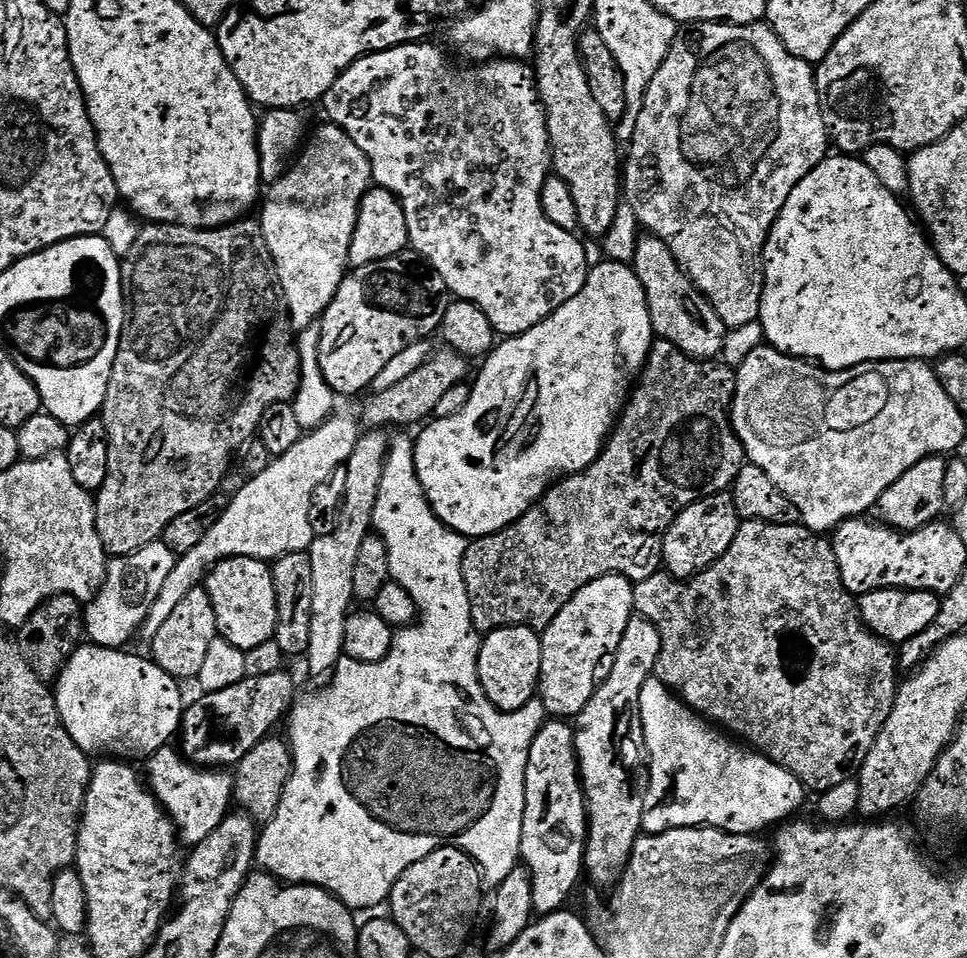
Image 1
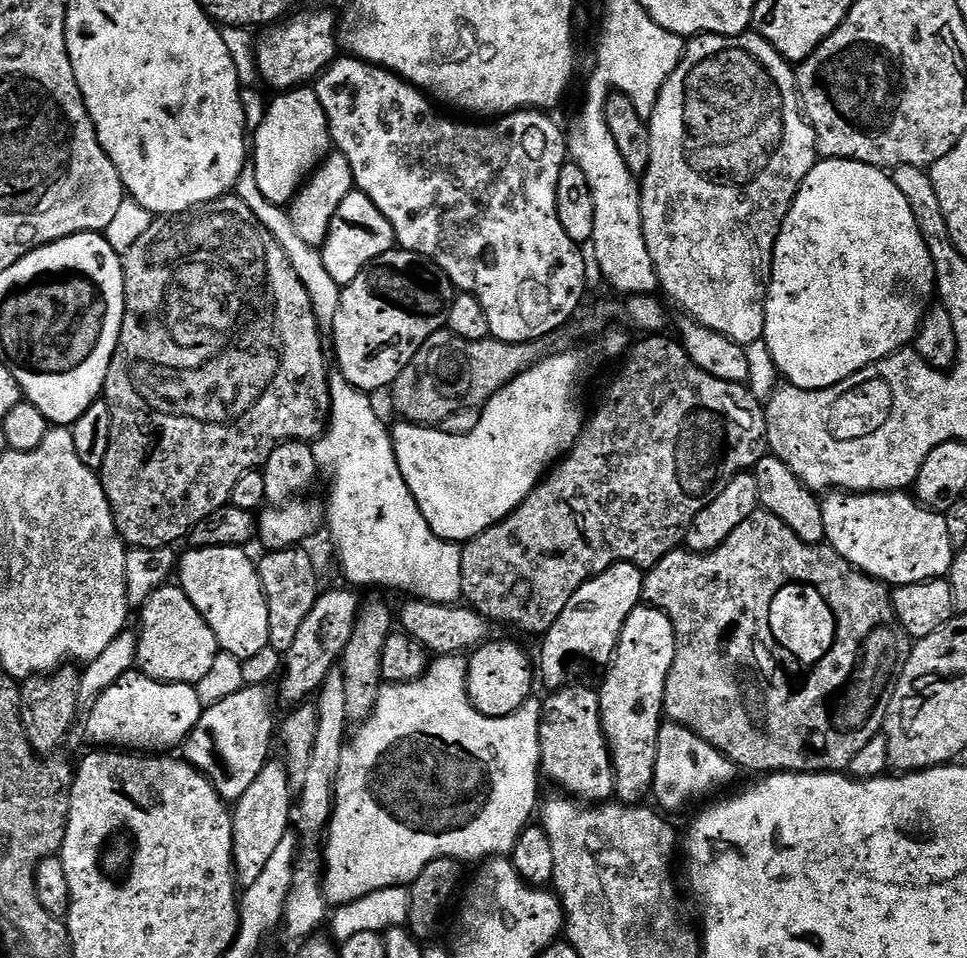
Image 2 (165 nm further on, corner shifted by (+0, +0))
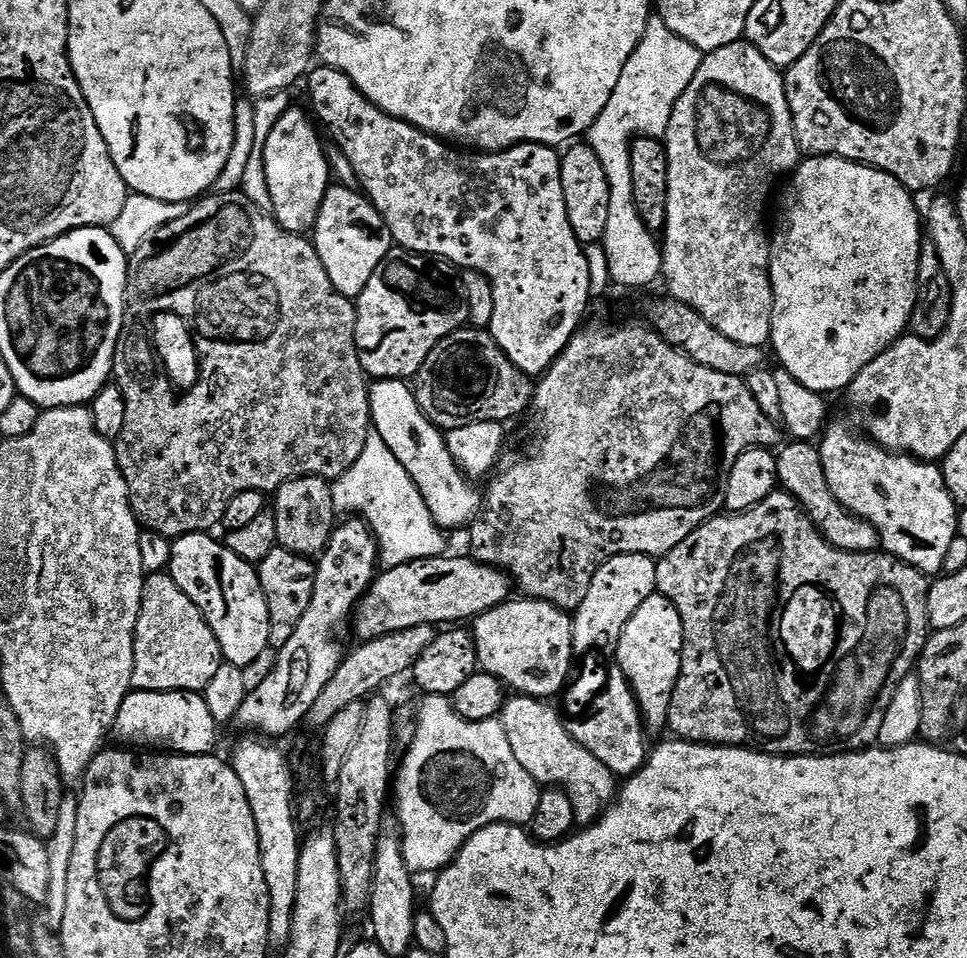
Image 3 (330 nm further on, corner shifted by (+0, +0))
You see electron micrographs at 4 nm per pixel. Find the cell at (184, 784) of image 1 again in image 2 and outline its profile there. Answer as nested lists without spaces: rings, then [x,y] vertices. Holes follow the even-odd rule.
[[[246,686],[238,690],[238,694],[221,696],[215,702],[203,709],[200,713],[200,721],[196,723],[195,730],[188,735],[188,739],[182,745],[182,756],[192,767],[197,768],[203,776],[212,783],[214,790],[225,802],[235,802],[250,790],[254,778],[262,774],[265,764],[270,759],[268,751],[272,748],[272,736],[277,735],[278,720],[272,717],[272,696],[269,689],[264,686]]]

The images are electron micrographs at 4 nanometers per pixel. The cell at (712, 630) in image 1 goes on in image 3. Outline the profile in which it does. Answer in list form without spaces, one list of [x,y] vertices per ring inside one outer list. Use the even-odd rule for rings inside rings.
[[[783,490],[771,492],[765,500],[758,502],[758,506],[754,506],[745,512],[713,516],[701,528],[695,528],[686,539],[678,542],[678,546],[674,546],[674,550],[670,550],[665,554],[656,566],[656,587],[659,595],[665,596],[676,607],[684,627],[682,666],[680,667],[680,677],[672,691],[668,728],[671,731],[676,731],[673,733],[677,737],[698,744],[750,748],[767,752],[773,756],[835,756],[845,752],[858,752],[873,747],[880,739],[882,718],[886,718],[886,710],[896,693],[895,687],[893,687],[894,681],[903,677],[907,673],[904,671],[911,664],[913,667],[919,661],[924,645],[928,643],[930,635],[930,625],[928,623],[929,583],[929,577],[925,573],[919,572],[917,568],[912,568],[898,557],[891,556],[883,550],[843,552],[834,546],[830,546],[824,541],[824,536],[821,535],[820,531],[812,524],[812,519],[800,507],[800,503],[790,493]],[[806,628],[820,628],[820,632],[816,630],[816,636],[810,636],[812,632],[806,634]],[[834,628],[868,628],[868,636],[866,636],[868,640],[866,640],[866,644],[864,644],[864,648],[860,652],[860,662],[858,662],[860,666],[832,668],[830,674],[828,674],[828,682],[824,686],[824,696],[806,694],[804,690],[800,690],[796,684],[792,684],[778,670],[778,666],[780,666],[780,644],[784,644],[788,658],[792,656],[792,660],[794,660],[794,656],[796,656],[798,660],[810,662],[810,666],[814,666],[814,664],[818,664],[818,658],[824,658],[828,654],[830,646],[824,646],[824,644],[832,644]]]

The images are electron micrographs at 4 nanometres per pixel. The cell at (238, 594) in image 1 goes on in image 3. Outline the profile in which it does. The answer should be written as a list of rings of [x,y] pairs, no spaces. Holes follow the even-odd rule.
[[[202,532],[175,537],[170,575],[207,616],[208,623],[220,640],[222,656],[227,663],[236,668],[245,668],[270,646],[272,623],[260,585],[260,573],[228,549],[227,543],[220,541],[219,544],[212,534]]]

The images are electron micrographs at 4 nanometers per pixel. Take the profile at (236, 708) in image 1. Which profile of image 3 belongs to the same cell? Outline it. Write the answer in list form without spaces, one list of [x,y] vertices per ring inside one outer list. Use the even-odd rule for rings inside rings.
[[[451,554],[431,556],[402,566],[384,568],[354,609],[357,641],[377,640],[386,634],[394,634],[398,630],[410,630],[414,626],[456,624],[459,620],[471,622],[486,610],[496,608],[509,599],[510,580],[505,573],[497,568],[491,568],[489,564],[477,564],[467,555],[464,556],[451,556]]]

